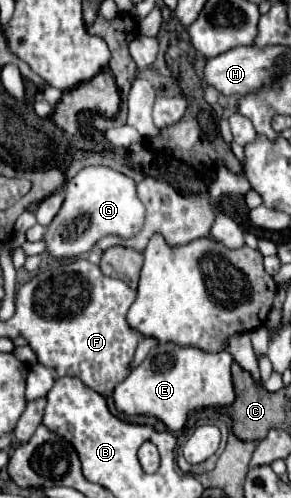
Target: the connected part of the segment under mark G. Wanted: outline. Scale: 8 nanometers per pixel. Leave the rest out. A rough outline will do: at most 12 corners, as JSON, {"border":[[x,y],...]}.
{"border":[[83,167],[47,227],[53,257],[85,255],[105,235],[135,235],[137,183]]}

